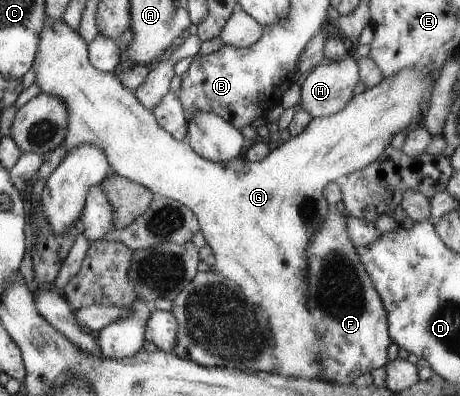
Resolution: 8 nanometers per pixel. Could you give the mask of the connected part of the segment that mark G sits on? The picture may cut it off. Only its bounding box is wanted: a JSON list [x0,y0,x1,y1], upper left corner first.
[33,18,434,378]

